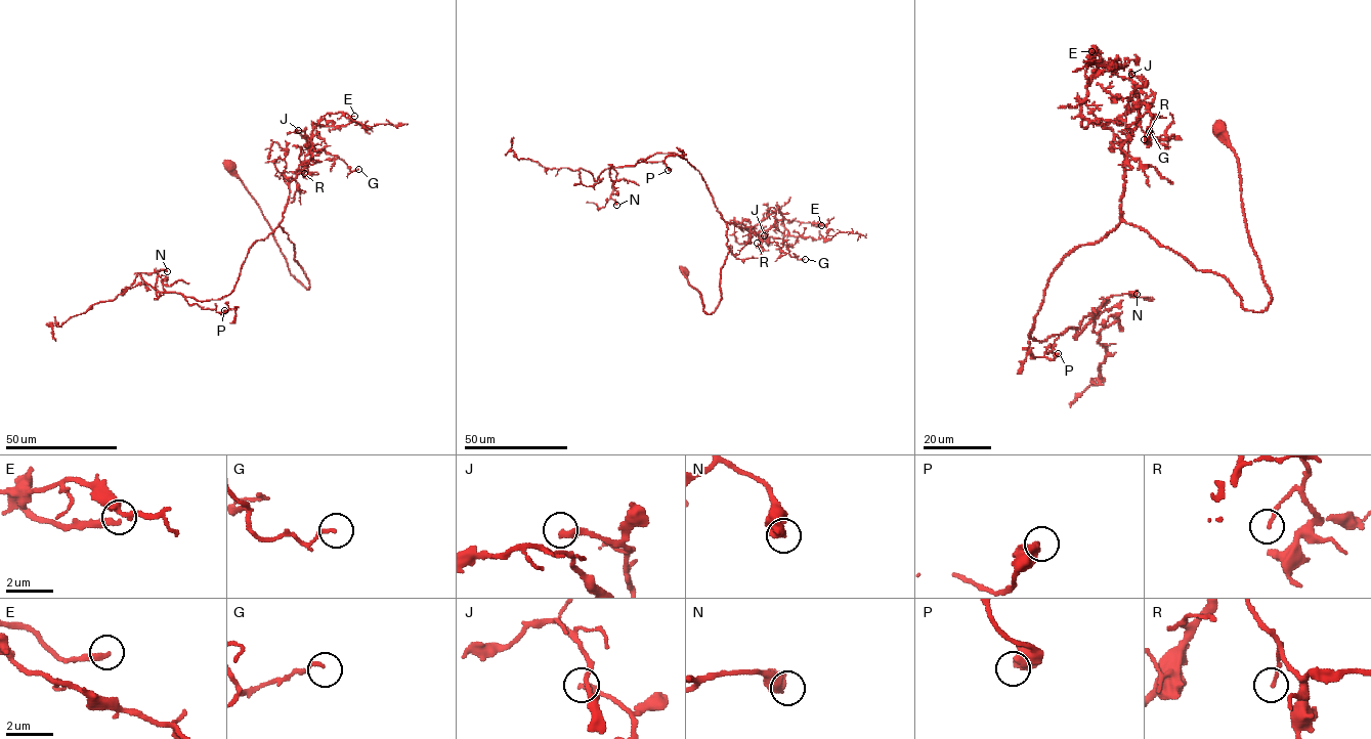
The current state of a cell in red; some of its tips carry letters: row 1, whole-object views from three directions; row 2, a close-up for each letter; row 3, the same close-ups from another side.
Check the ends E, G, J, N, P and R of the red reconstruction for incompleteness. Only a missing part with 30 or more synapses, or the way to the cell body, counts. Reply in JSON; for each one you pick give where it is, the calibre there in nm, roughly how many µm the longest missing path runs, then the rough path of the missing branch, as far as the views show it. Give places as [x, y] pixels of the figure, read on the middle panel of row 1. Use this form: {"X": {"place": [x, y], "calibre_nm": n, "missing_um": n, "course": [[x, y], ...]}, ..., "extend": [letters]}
{"E": {"place": [821, 225], "calibre_nm": 280, "missing_um": 35, "course": [[821, 225], [834, 222], [837, 215], [827, 206], [822, 206], [815, 218]]}, "extend": ["E"]}

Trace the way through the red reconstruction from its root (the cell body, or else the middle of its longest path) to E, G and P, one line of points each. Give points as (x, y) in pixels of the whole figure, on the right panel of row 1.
E: (1219, 127), (1272, 298), (1261, 311), (1122, 219), (1121, 140), (1081, 114), (1091, 51)
G: (1219, 127), (1272, 298), (1261, 311), (1122, 219), (1121, 147), (1137, 104), (1148, 106), (1149, 131)
P: (1219, 127), (1268, 307), (1121, 220), (1048, 279), (1029, 335), (1058, 353)

